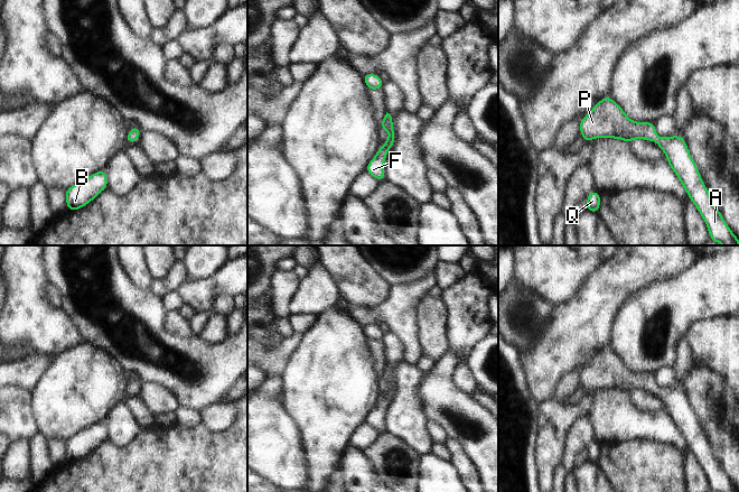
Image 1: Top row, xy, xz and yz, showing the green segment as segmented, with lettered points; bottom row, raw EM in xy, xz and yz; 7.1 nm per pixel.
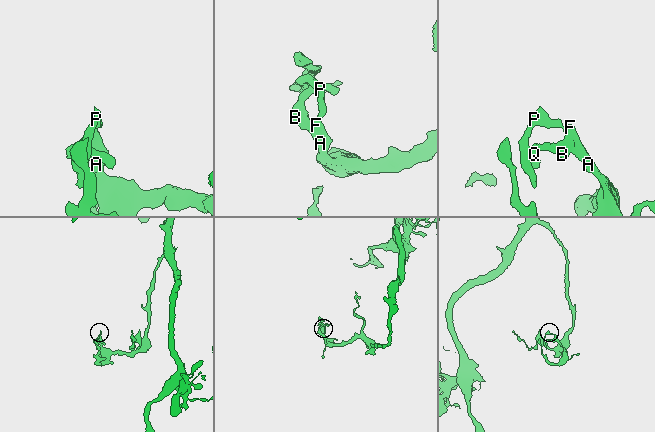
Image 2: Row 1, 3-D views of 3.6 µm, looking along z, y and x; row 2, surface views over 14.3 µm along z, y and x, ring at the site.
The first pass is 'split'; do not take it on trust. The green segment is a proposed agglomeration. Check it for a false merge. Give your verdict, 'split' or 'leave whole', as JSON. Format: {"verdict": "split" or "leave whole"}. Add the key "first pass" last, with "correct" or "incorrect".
{"verdict": "leave whole", "first pass": "incorrect"}

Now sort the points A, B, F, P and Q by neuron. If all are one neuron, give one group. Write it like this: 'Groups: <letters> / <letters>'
Groups: A B F P Q.

